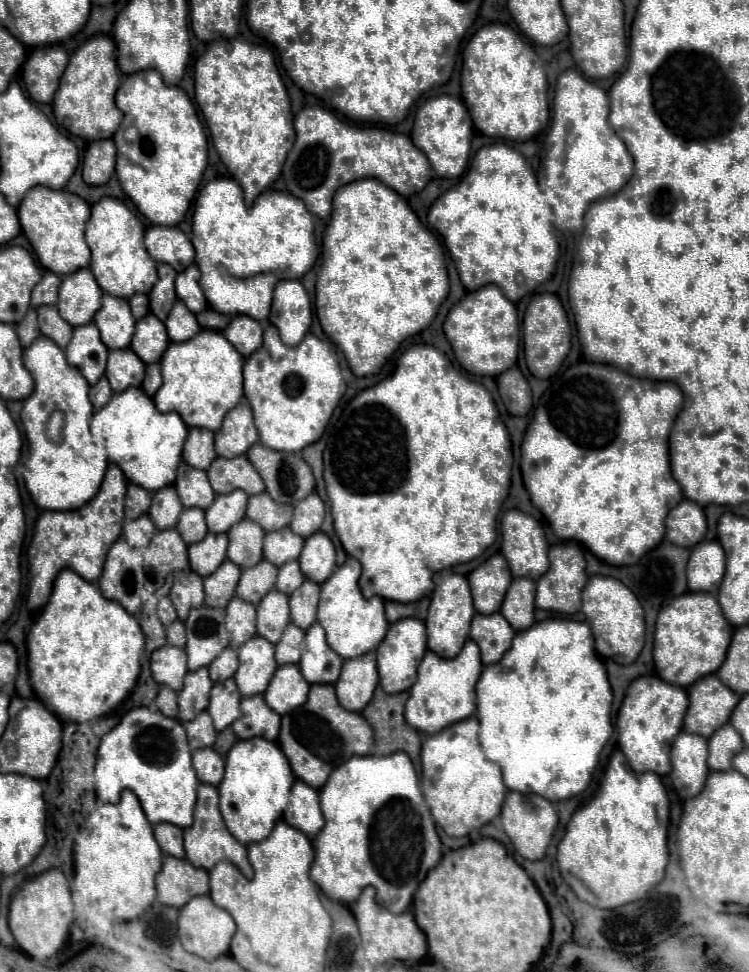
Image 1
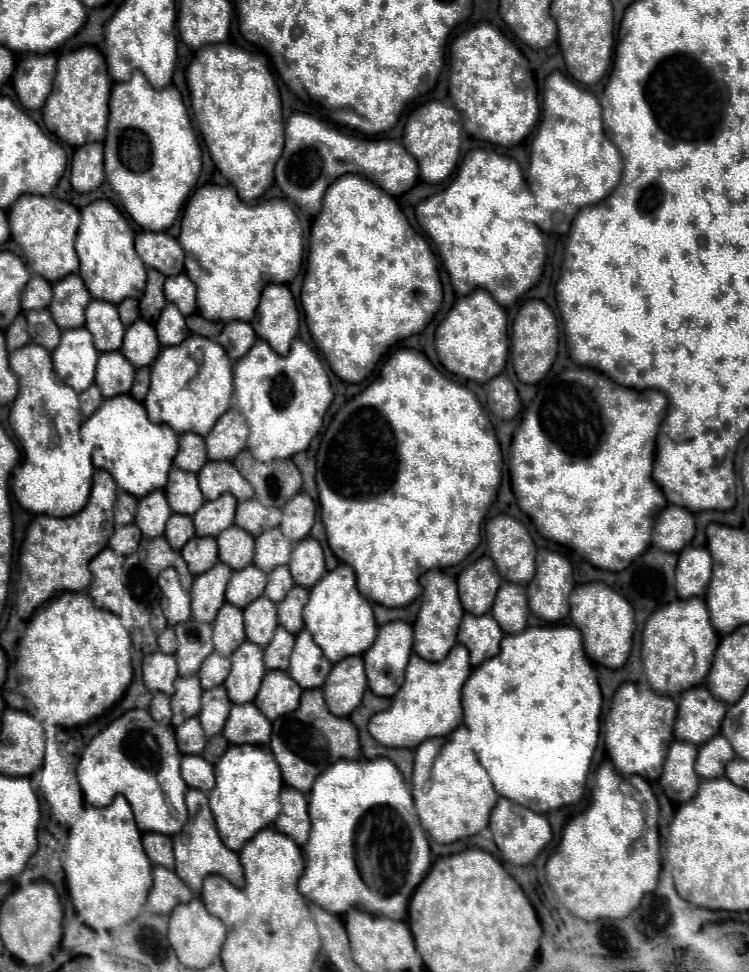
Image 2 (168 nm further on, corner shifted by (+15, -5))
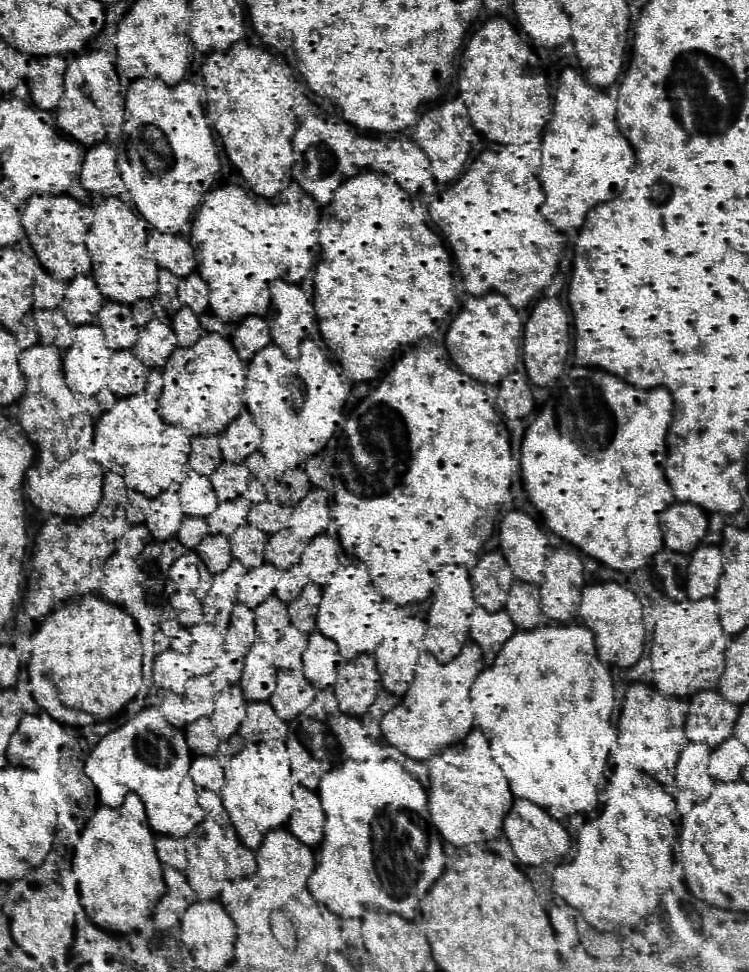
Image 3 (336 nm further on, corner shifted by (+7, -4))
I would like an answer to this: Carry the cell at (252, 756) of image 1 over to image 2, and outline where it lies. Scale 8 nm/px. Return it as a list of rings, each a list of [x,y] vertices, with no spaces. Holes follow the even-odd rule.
[[[232,745],[216,763],[214,775],[216,784],[208,799],[216,829],[228,849],[240,851],[256,831],[272,825],[280,813],[280,791],[284,787],[280,767],[264,747]]]

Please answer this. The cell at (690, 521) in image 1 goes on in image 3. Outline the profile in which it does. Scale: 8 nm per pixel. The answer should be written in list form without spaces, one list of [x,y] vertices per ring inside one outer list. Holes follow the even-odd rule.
[[[674,502],[660,522],[663,546],[672,552],[694,552],[708,532],[708,514],[690,502]]]

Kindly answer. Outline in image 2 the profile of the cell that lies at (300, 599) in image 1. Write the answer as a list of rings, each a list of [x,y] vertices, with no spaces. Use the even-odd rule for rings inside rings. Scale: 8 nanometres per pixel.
[[[294,585],[292,591],[284,597],[284,601],[278,603],[278,623],[290,631],[290,633],[298,633],[304,627],[302,621],[302,609],[308,601],[308,589]]]

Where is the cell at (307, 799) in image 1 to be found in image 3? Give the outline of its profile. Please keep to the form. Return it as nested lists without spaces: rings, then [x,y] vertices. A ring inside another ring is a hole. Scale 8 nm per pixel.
[[[298,786],[294,792],[294,814],[290,816],[288,820],[288,830],[300,840],[304,842],[306,846],[312,846],[312,844],[318,844],[322,840],[322,834],[324,830],[314,822],[314,810],[310,806],[310,800],[308,800],[308,792],[304,786]]]

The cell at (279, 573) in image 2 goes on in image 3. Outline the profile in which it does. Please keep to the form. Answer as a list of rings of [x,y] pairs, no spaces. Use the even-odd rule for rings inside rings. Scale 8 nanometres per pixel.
[[[294,566],[294,568],[288,568],[288,570],[282,570],[282,572],[280,572],[280,578],[278,578],[278,582],[276,582],[274,594],[276,594],[284,604],[288,604],[292,598],[296,598],[296,594],[302,590],[304,584],[306,584],[306,578],[304,578],[300,566]]]

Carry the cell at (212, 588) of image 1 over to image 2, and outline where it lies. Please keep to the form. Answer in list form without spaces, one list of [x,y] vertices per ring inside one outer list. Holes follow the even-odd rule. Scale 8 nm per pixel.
[[[216,563],[204,575],[196,575],[190,595],[192,595],[192,619],[200,619],[200,623],[212,623],[216,619],[218,609],[224,605],[226,583],[232,575],[232,569],[224,563]]]

